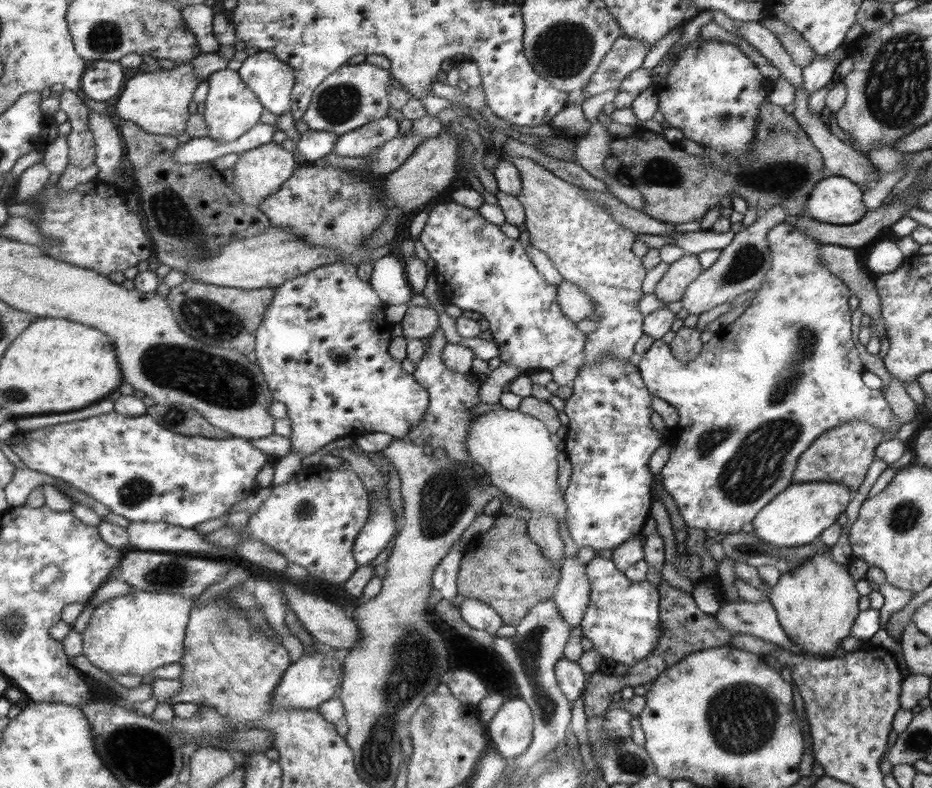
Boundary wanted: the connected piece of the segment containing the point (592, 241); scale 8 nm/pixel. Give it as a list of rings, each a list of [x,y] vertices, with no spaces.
[[[510,158],[519,170],[522,178],[522,192],[516,198],[524,207],[526,215],[525,229],[529,234],[531,243],[547,254],[548,258],[558,269],[560,276],[566,282],[574,284],[582,292],[593,298],[595,313],[598,314],[598,329],[587,335],[584,363],[593,363],[604,355],[620,359],[621,361],[635,361],[632,358],[635,344],[645,335],[643,330],[644,315],[638,312],[638,300],[642,298],[642,282],[646,270],[632,250],[637,234],[622,226],[610,213],[604,211],[598,203],[594,203],[586,190],[564,182],[535,161],[528,158]]]

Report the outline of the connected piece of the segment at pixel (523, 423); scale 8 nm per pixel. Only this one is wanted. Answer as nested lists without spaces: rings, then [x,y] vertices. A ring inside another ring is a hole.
[[[499,410],[476,416],[467,436],[467,446],[471,461],[480,463],[488,474],[489,482],[499,488],[513,500],[517,500],[523,508],[532,512],[549,512],[557,522],[565,522],[567,518],[567,502],[564,502],[564,492],[558,486],[558,450],[552,442],[546,424],[531,415],[519,410]]]

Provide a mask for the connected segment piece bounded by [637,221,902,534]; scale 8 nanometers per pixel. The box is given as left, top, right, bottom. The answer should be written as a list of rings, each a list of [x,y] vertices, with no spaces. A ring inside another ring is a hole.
[[[781,222],[775,224],[767,232],[768,246],[771,252],[771,266],[766,272],[766,278],[758,288],[750,305],[743,314],[736,318],[734,322],[720,328],[715,337],[703,345],[698,357],[690,362],[680,362],[672,356],[669,344],[660,340],[652,343],[646,354],[637,362],[645,385],[648,386],[652,395],[662,398],[676,408],[680,415],[680,421],[673,427],[668,428],[669,446],[671,453],[669,459],[661,470],[664,477],[663,486],[668,494],[677,502],[680,516],[688,527],[702,528],[702,530],[712,529],[718,532],[735,533],[740,531],[744,524],[750,524],[752,518],[762,510],[771,500],[783,492],[787,486],[794,482],[794,472],[803,452],[818,438],[824,431],[833,429],[846,422],[868,422],[875,427],[881,428],[882,432],[888,432],[888,427],[892,424],[902,426],[892,413],[887,399],[880,390],[872,390],[862,382],[864,366],[858,356],[856,344],[852,340],[852,330],[850,330],[850,290],[846,284],[840,280],[826,263],[821,261],[819,254],[823,245],[820,241],[812,238],[808,233],[799,231],[793,227],[791,222]]]

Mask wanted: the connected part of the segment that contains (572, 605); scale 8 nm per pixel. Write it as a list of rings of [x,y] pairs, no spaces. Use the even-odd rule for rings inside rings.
[[[578,555],[564,556],[553,599],[570,628],[581,625],[588,605],[591,604],[591,582],[587,575],[587,564],[580,562]]]

